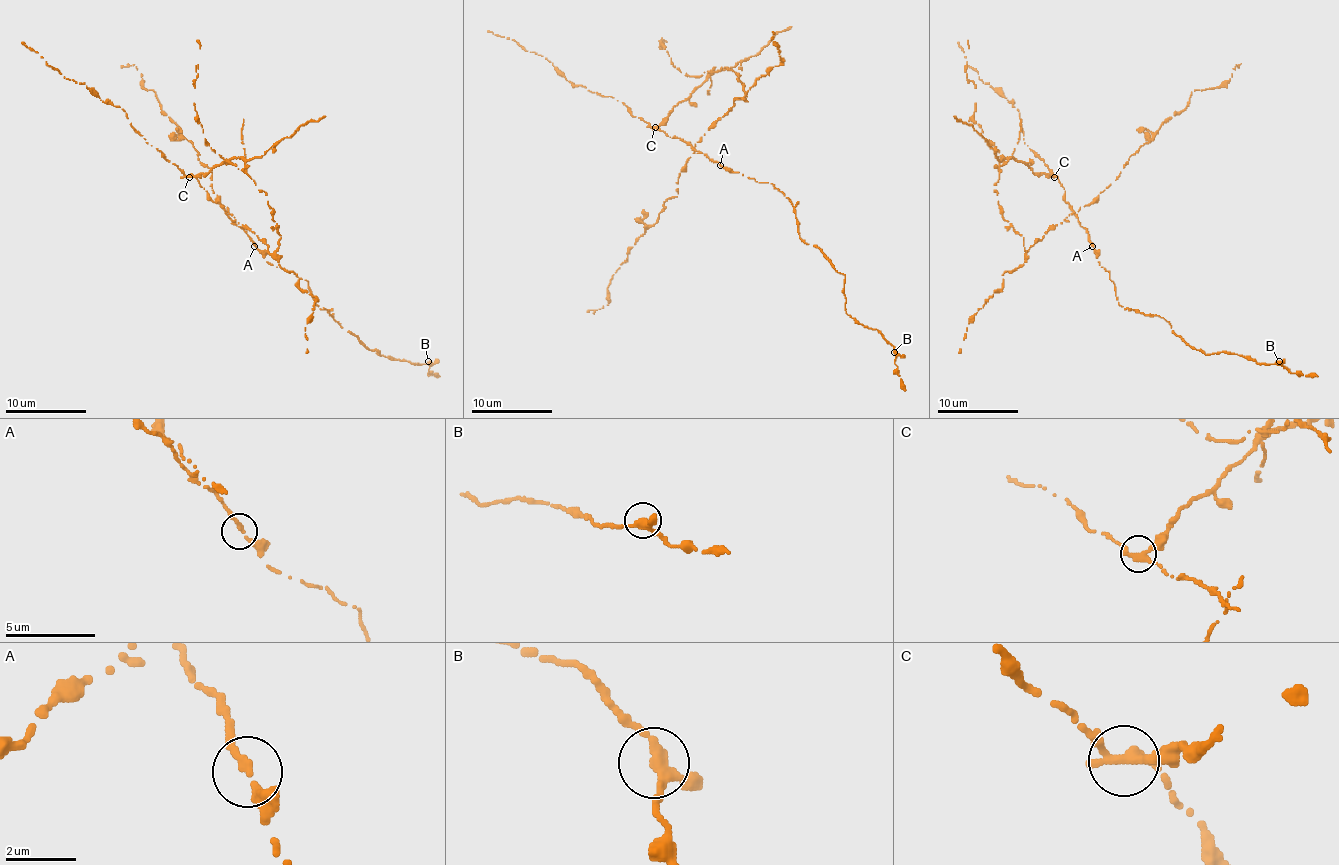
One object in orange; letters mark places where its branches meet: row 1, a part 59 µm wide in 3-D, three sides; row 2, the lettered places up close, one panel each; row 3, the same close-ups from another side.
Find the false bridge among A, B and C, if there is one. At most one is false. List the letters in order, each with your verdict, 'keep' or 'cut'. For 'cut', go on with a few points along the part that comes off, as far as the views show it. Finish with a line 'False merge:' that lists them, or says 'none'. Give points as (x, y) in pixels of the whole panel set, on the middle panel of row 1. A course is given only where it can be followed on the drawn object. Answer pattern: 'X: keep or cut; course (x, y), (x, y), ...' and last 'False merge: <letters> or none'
A: keep
B: keep
C: cut; course (655, 127), (712, 72), (738, 74), (746, 97), (695, 143), (677, 196), (627, 255), (608, 303), (586, 311)
False merge: C

